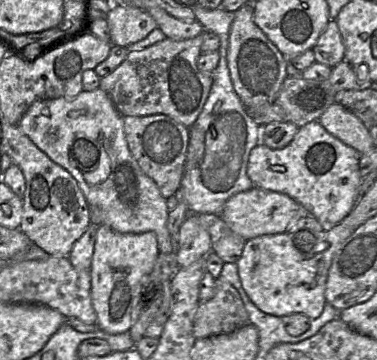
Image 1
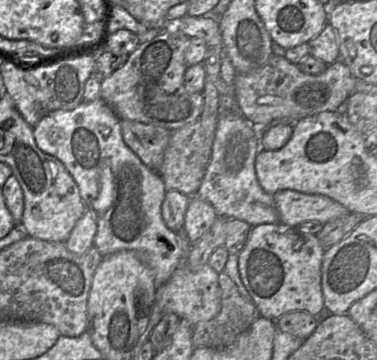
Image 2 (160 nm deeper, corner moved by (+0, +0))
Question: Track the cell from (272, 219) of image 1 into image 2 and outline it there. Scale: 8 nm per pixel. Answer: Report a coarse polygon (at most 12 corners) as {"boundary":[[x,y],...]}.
{"boundary":[[281,190],[279,223],[324,225],[349,213],[324,195]]}

